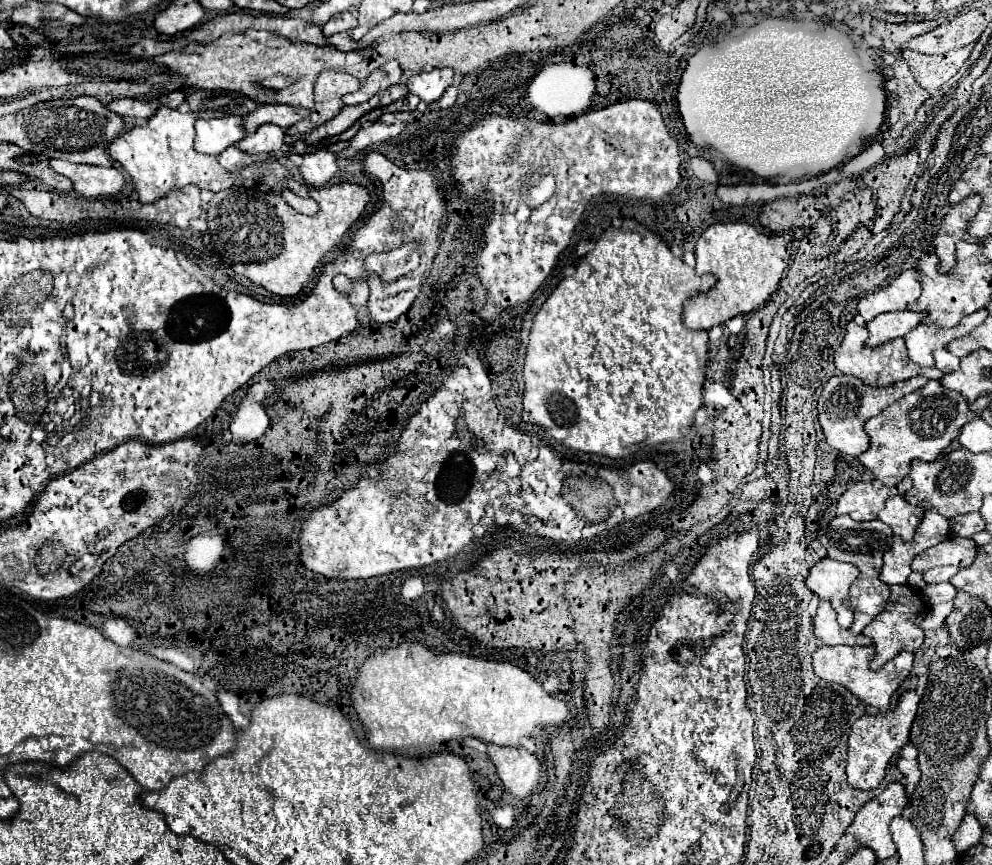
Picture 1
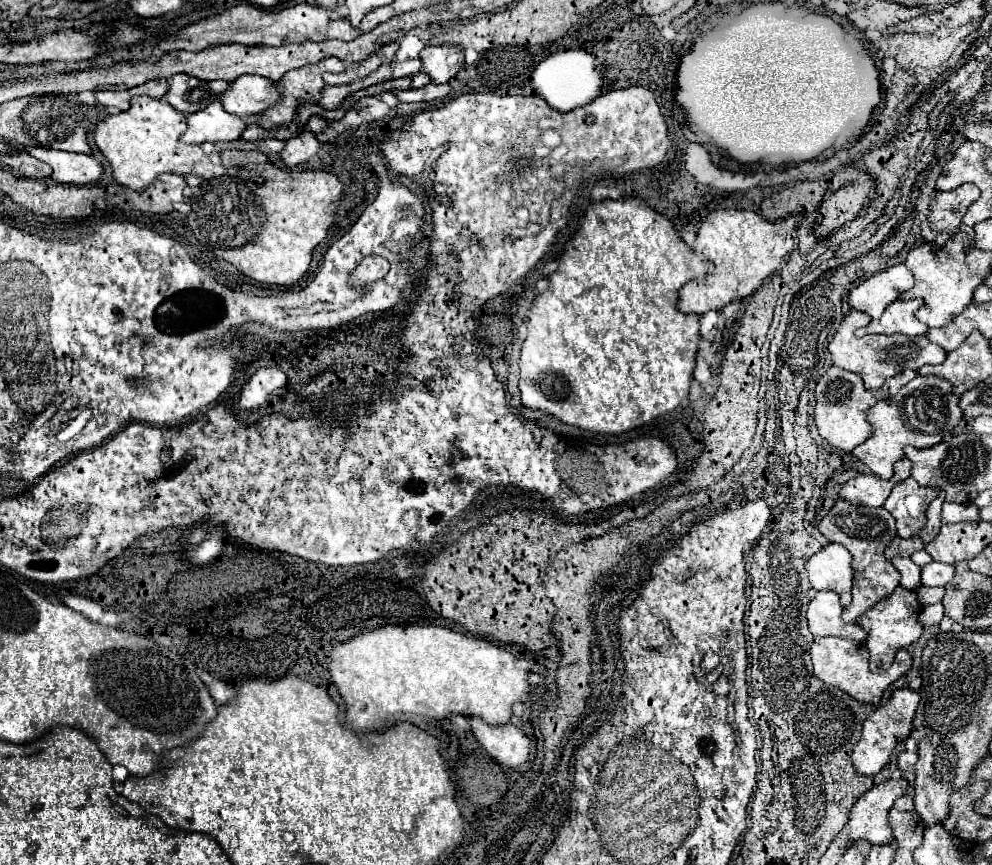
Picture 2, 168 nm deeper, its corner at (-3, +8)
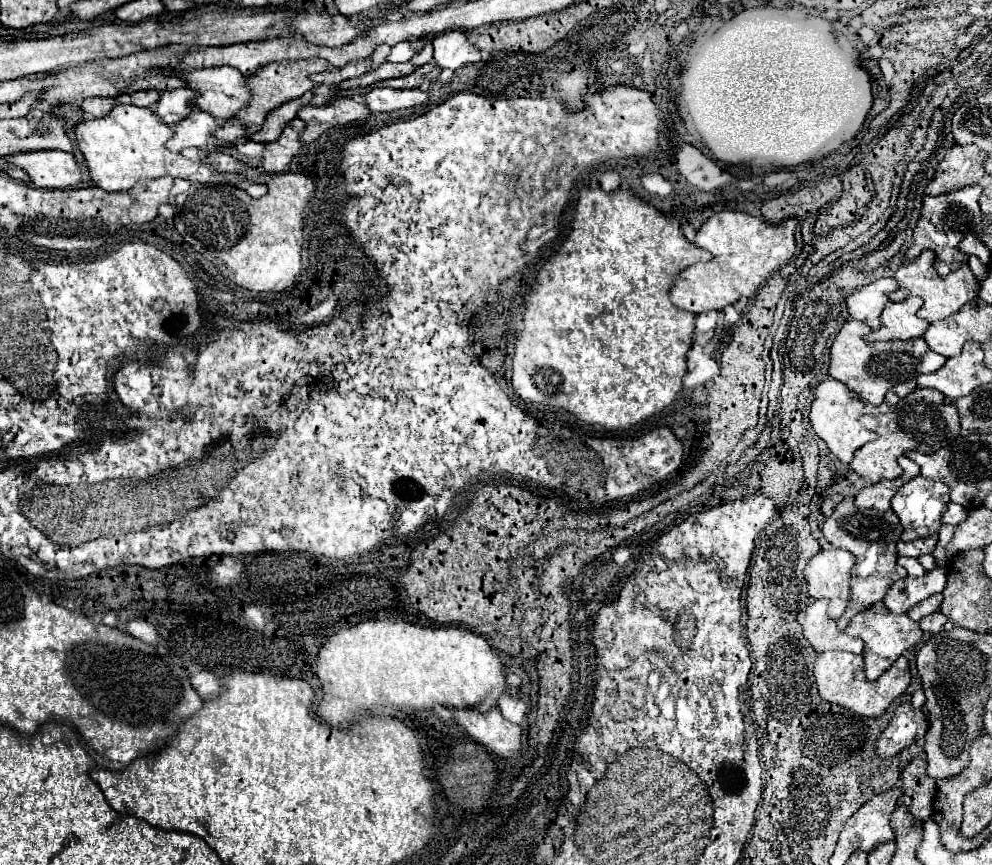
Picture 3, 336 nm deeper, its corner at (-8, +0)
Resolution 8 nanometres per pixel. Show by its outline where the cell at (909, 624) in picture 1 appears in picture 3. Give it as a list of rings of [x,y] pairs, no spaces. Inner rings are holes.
[[[883,602],[873,604],[871,608],[867,608],[865,612],[859,612],[847,626],[845,630],[849,636],[857,636],[865,642],[863,648],[863,658],[865,658],[865,674],[867,680],[877,680],[885,670],[891,668],[891,664],[895,664],[895,660],[907,652],[909,648],[913,648],[915,644],[921,642],[923,632],[919,628],[917,622],[913,622],[907,614],[895,614],[889,608],[885,608]]]

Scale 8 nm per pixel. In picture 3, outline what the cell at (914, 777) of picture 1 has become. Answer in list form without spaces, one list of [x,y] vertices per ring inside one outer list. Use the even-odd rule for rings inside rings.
[[[913,758],[901,772],[903,780],[903,798],[905,808],[917,818],[927,820],[931,818],[933,796],[935,796],[935,780],[931,780],[925,772],[925,762],[921,758]]]

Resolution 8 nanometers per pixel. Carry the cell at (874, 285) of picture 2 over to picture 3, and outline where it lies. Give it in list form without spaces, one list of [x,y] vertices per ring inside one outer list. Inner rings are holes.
[[[879,278],[871,282],[869,286],[857,290],[847,298],[847,308],[853,318],[865,322],[871,326],[871,330],[877,330],[881,320],[881,312],[889,302],[889,294],[897,290],[897,280],[895,278]]]

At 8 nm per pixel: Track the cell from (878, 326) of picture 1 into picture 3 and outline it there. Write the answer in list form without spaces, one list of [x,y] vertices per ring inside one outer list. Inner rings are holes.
[[[909,296],[903,302],[889,302],[881,314],[881,328],[865,336],[867,342],[877,340],[911,340],[921,338],[927,330],[929,322],[917,318],[917,310],[921,308],[921,300],[917,296]]]

